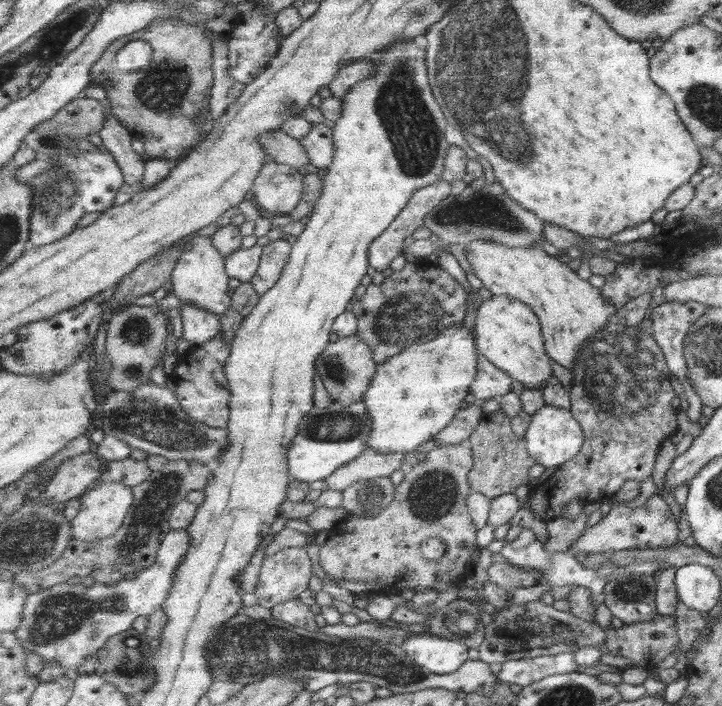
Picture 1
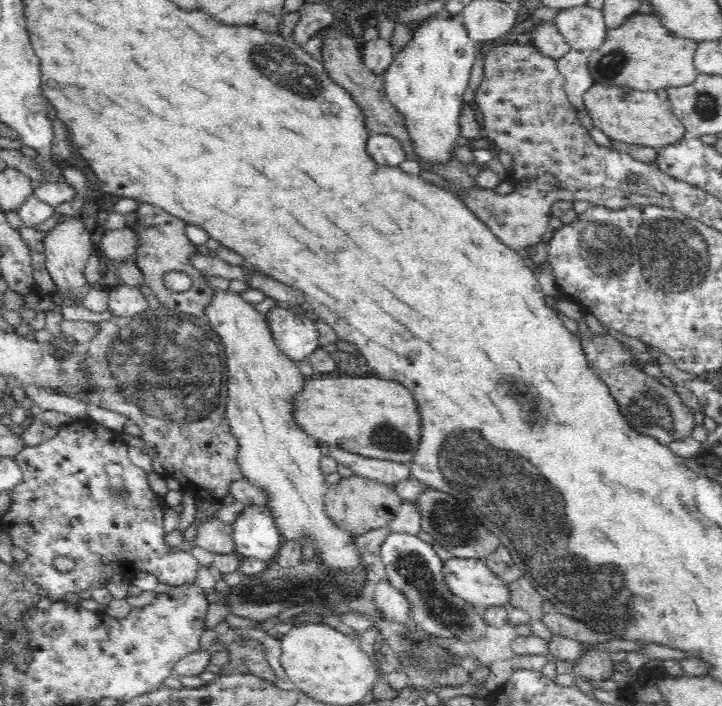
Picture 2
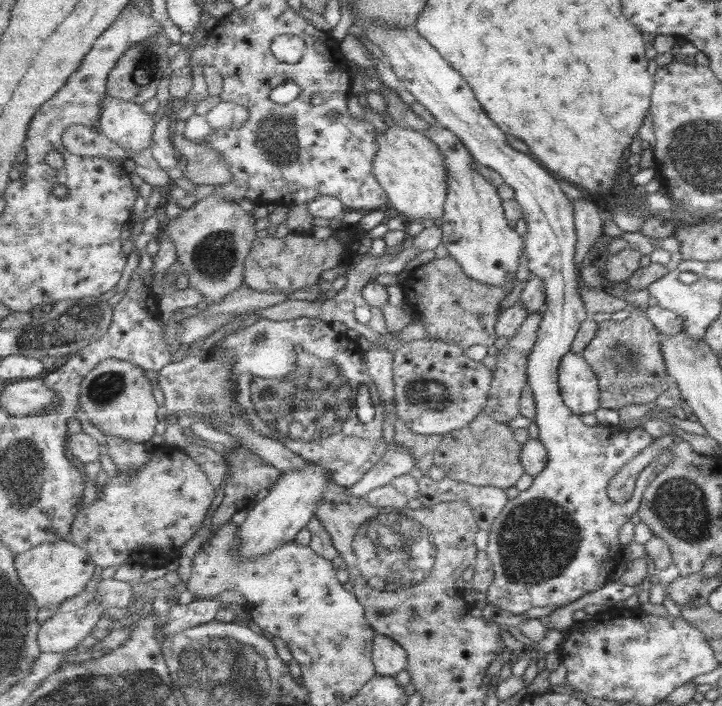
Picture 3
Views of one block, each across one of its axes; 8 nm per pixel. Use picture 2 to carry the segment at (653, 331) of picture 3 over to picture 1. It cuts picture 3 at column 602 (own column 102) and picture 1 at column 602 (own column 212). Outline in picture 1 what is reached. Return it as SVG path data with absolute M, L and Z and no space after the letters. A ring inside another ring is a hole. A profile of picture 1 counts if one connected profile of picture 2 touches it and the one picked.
M614 316L607 327L592 336L592 340L583 349L572 370L574 378L569 394L569 409L582 425L586 442L576 455L576 460L568 460L568 464L564 464L564 468L556 472L554 480L545 480L544 477L535 483L531 487L527 504L523 504L531 510L535 518L545 522L565 517L566 505L574 498L584 504L592 500L604 501L612 498L626 480L640 483L652 477L661 442L677 429L678 410L671 405L672 399L677 395L669 382L670 372L664 360L665 356L652 337L652 328L642 332L639 324L636 327L624 327L618 322L617 316Z

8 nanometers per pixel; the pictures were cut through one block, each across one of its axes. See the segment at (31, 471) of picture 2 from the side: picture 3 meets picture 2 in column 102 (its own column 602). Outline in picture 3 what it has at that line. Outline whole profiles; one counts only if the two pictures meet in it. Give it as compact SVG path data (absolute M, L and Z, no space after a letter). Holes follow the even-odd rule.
M371 20L364 24L364 33L374 44L377 44L390 59L391 66L402 84L415 98L427 108L431 114L446 128L452 129L471 149L472 154L484 166L497 170L512 188L516 189L516 201L526 211L526 221L529 228L525 240L525 252L529 258L531 276L538 276L546 281L547 306L543 312L543 327L540 330L540 340L530 358L530 385L534 389L539 409L536 422L540 426L540 439L548 447L549 463L538 477L535 484L528 490L522 491L518 498L508 503L505 511L492 525L489 537L488 554L495 564L496 580L487 592L491 604L509 610L514 614L526 614L534 607L565 606L578 600L586 592L594 592L602 588L610 576L610 572L622 560L622 548L618 542L618 530L622 524L630 520L640 506L643 492L648 485L658 477L668 465L670 456L664 454L659 461L646 466L635 482L632 496L620 504L611 500L607 493L608 483L633 456L639 454L652 444L653 438L643 428L626 431L620 425L588 426L582 423L580 414L568 408L561 391L561 366L566 355L572 348L572 342L579 334L580 326L586 318L584 302L578 290L576 280L576 264L574 264L574 234L575 210L572 201L564 196L560 177L544 165L532 154L520 152L508 140L507 132L484 110L479 98L476 98L472 86L466 78L452 68L452 64L422 36L417 27L388 26L379 20Z

